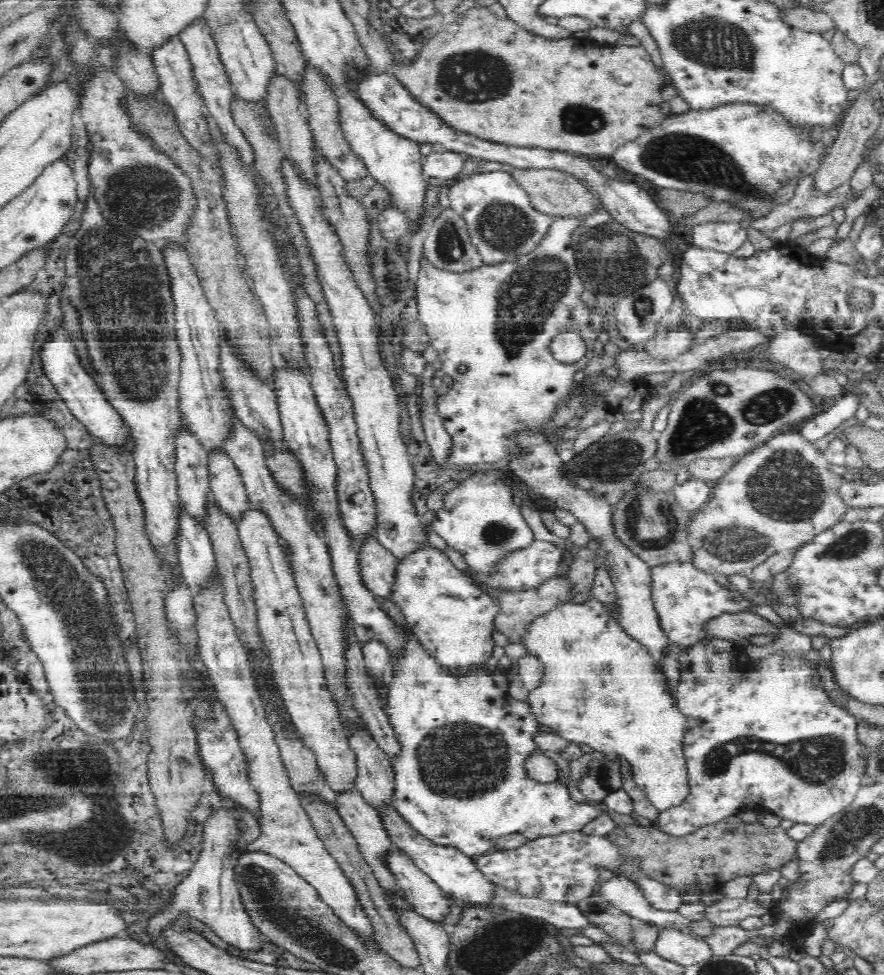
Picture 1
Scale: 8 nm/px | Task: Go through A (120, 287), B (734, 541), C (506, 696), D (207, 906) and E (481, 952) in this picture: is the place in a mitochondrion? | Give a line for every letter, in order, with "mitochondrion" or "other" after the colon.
A: mitochondrion
B: mitochondrion
C: other
D: other
E: mitochondrion

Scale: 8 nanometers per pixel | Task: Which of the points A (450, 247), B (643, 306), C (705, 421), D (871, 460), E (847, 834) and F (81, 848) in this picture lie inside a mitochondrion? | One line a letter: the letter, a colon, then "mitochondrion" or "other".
A: mitochondrion
B: mitochondrion
C: mitochondrion
D: other
E: mitochondrion
F: mitochondrion

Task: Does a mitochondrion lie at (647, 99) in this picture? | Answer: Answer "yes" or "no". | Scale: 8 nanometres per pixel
no

